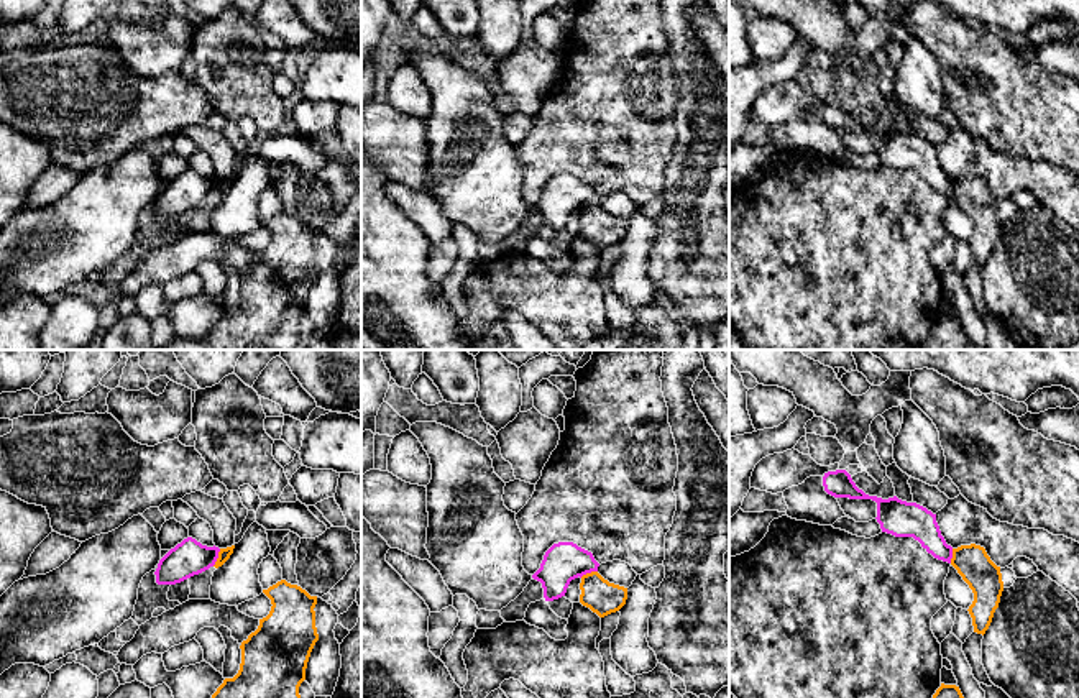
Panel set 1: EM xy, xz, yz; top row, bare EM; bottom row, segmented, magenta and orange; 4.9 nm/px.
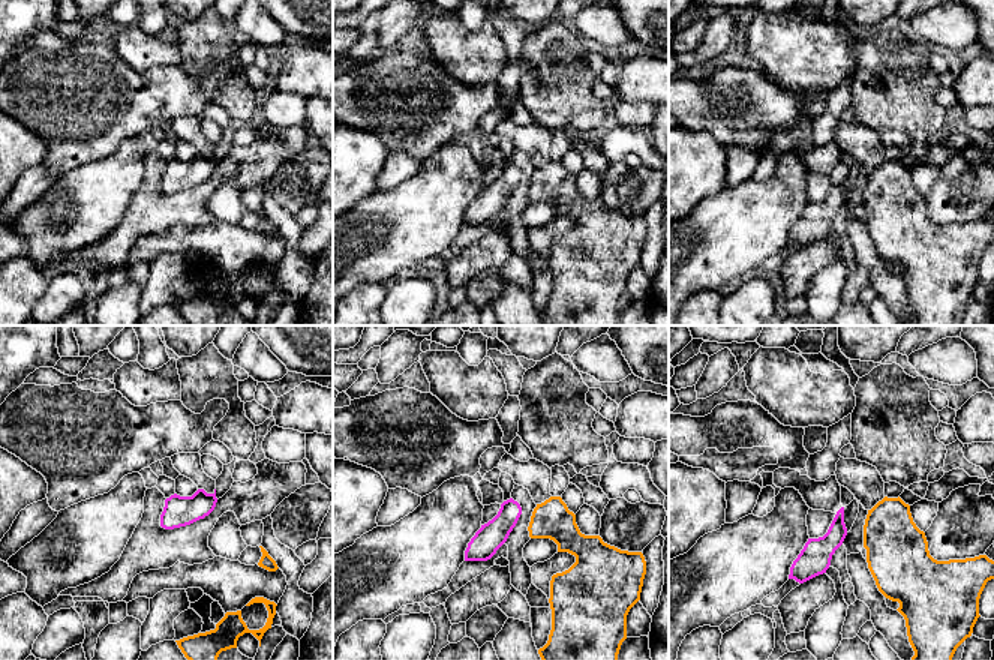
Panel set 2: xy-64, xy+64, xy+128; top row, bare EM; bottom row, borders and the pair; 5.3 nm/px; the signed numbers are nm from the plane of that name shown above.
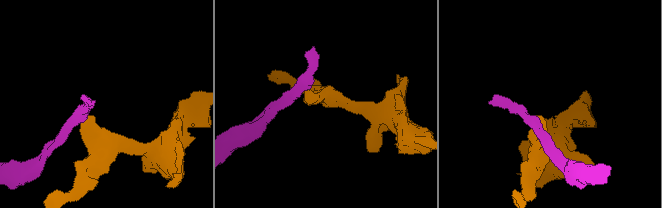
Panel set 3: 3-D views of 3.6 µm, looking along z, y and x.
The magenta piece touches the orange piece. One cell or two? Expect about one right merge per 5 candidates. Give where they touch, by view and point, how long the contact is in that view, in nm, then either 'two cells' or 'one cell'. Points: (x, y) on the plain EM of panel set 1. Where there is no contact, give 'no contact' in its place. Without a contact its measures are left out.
xy (217, 189) | 100 nm | two cells

